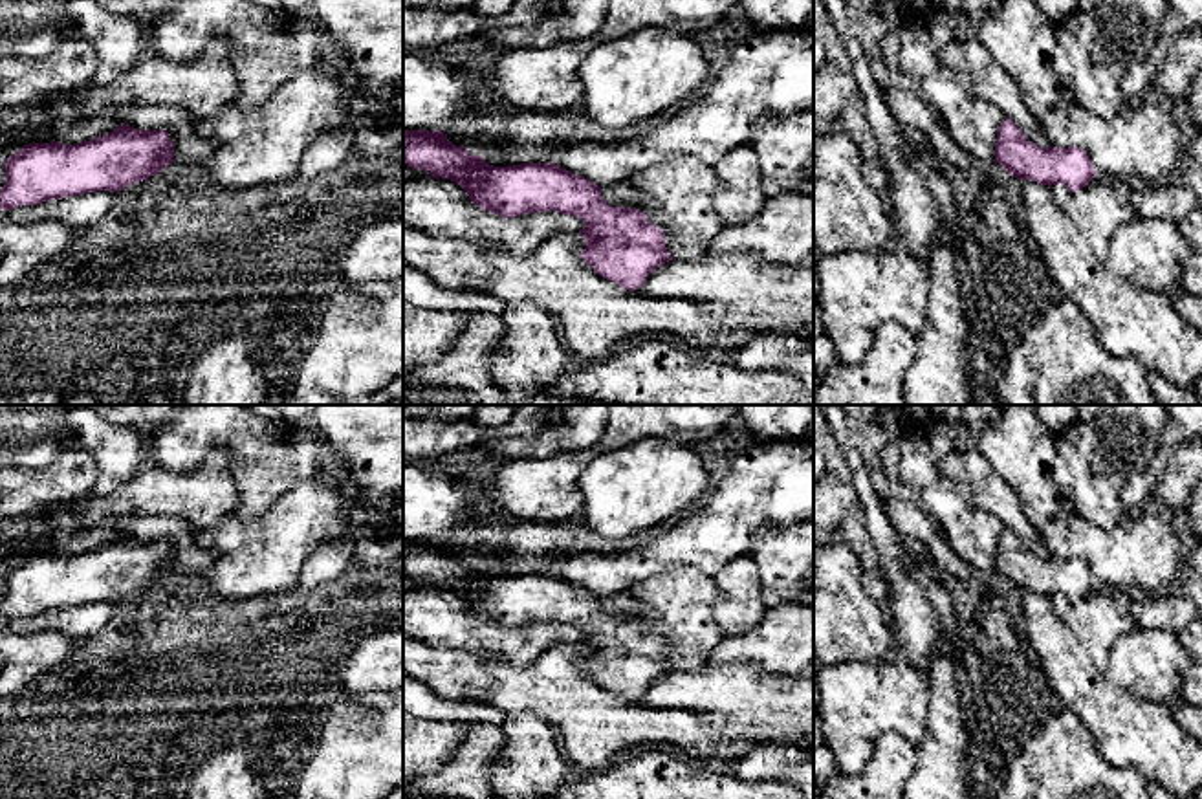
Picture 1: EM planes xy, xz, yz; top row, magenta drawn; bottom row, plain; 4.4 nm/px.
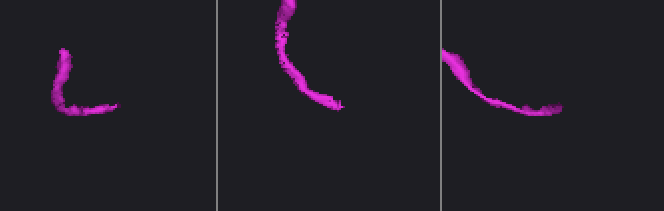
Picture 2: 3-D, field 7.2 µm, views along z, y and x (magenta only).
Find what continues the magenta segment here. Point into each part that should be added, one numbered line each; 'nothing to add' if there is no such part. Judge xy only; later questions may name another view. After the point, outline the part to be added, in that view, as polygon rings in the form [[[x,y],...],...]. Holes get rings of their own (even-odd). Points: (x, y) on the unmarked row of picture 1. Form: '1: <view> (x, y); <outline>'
nothing to add

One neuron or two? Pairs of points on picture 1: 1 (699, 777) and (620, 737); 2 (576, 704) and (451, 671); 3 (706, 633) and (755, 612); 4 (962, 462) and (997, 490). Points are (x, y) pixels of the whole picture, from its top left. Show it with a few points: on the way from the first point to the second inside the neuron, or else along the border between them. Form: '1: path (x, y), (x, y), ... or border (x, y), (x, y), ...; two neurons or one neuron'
1: border (655, 748), (622, 754), (605, 768); two neurons
2: path (545, 688), (504, 688), (482, 678); one neuron
3: border (715, 585), (719, 592), (715, 623), (722, 636); two neurons
4: path (972, 468), (988, 484); one neuron

